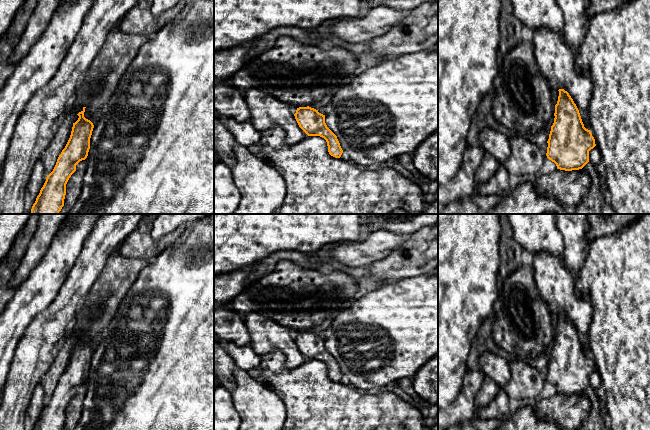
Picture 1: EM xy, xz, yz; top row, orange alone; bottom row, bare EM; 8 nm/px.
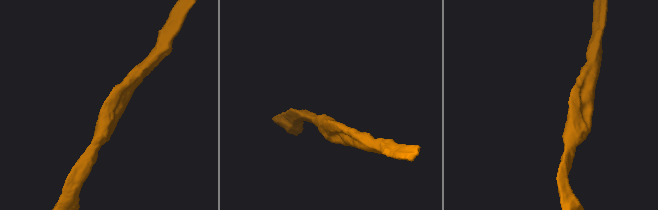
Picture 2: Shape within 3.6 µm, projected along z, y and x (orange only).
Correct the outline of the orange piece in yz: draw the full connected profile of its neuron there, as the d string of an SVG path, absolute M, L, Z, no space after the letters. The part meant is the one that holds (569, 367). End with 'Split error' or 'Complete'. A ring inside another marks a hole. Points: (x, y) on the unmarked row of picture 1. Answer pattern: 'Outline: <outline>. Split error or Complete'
Outline: M564 313L558 315L546 380L556 388L557 393L579 394L589 386L589 375L596 370L595 363L591 355L584 351L569 317Z. Complete

